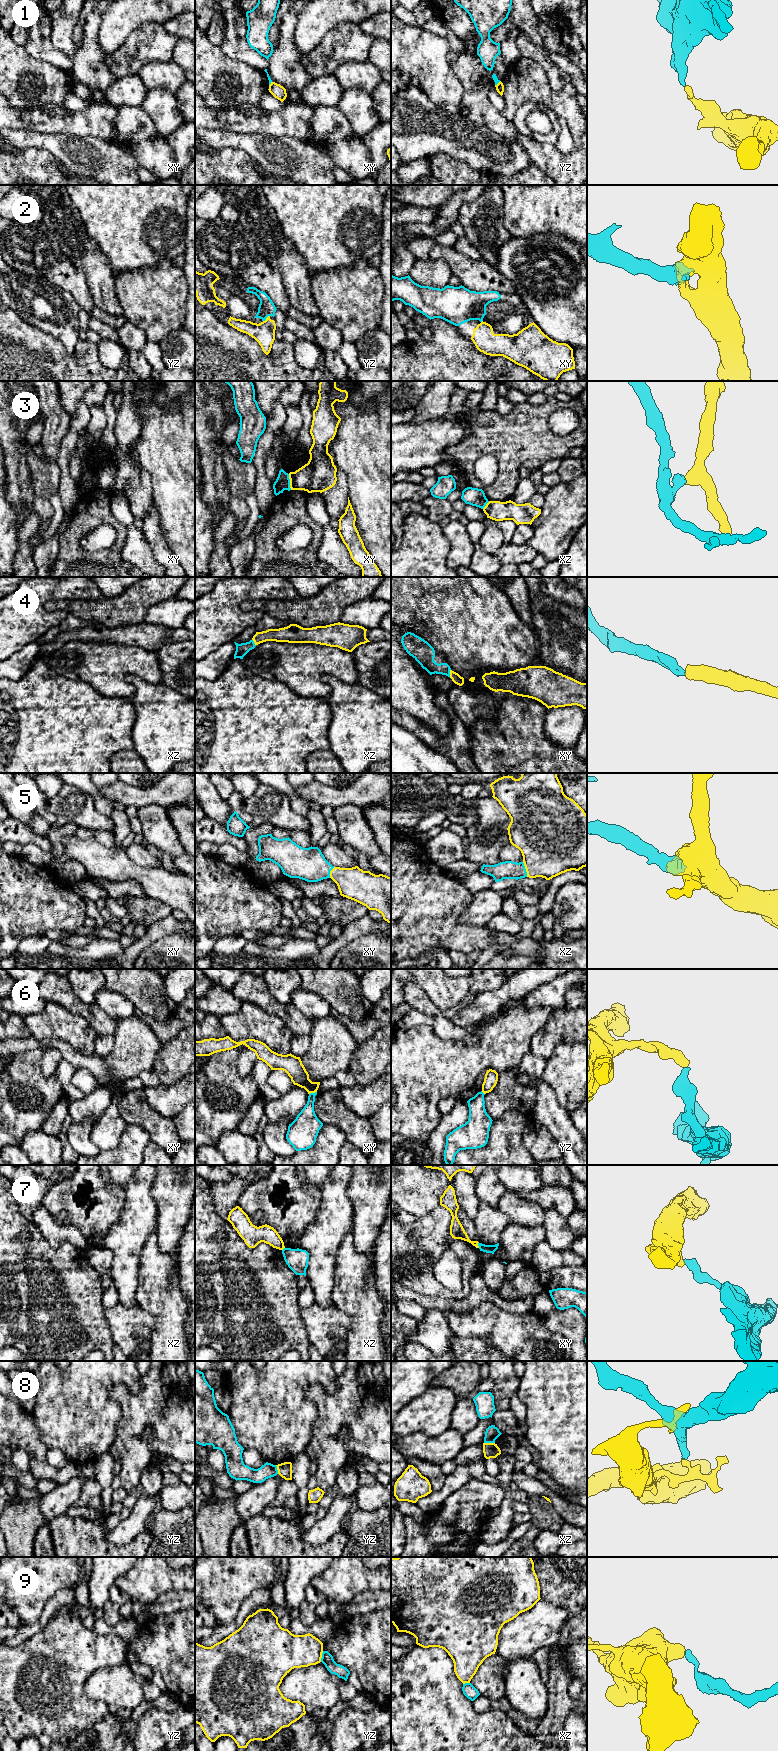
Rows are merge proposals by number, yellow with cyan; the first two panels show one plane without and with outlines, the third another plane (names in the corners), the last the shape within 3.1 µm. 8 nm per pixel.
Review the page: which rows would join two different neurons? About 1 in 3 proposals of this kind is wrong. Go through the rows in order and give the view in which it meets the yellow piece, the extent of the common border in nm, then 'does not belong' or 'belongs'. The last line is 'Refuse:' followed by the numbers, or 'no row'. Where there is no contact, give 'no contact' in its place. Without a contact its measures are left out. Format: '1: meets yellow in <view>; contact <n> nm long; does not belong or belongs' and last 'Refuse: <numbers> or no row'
1: meets yellow in yz; contact 60 nm long; does not belong
2: meets yellow in yz; contact 80 nm long; belongs
3: meets yellow in xy; contact 130 nm long; does not belong
4: meets yellow in xy; contact 60 nm long; belongs
5: meets yellow in xz; contact 130 nm long; belongs
6: meets yellow in xy; contact 70 nm long; does not belong
7: meets yellow in xy; contact 50 nm long; does not belong
8: meets yellow in xz; contact 90 nm long; does not belong
9: meets yellow in yz; contact 90 nm long; does not belong
Refuse: 1, 3, 6, 7, 8, 9

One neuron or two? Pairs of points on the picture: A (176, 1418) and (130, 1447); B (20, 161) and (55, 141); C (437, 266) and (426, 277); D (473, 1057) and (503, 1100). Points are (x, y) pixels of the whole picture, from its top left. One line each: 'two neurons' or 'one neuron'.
A: one neuron
B: two neurons
C: one neuron
D: two neurons

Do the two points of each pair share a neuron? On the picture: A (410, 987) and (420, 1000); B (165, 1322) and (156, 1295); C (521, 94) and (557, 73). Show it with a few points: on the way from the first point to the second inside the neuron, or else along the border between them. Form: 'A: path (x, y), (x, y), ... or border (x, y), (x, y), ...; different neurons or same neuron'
A: path (412, 990), (417, 997); same neuron
B: path (165, 1315), (165, 1308), (160, 1302); same neuron
C: border (533, 60), (543, 69), (550, 82); different neurons

